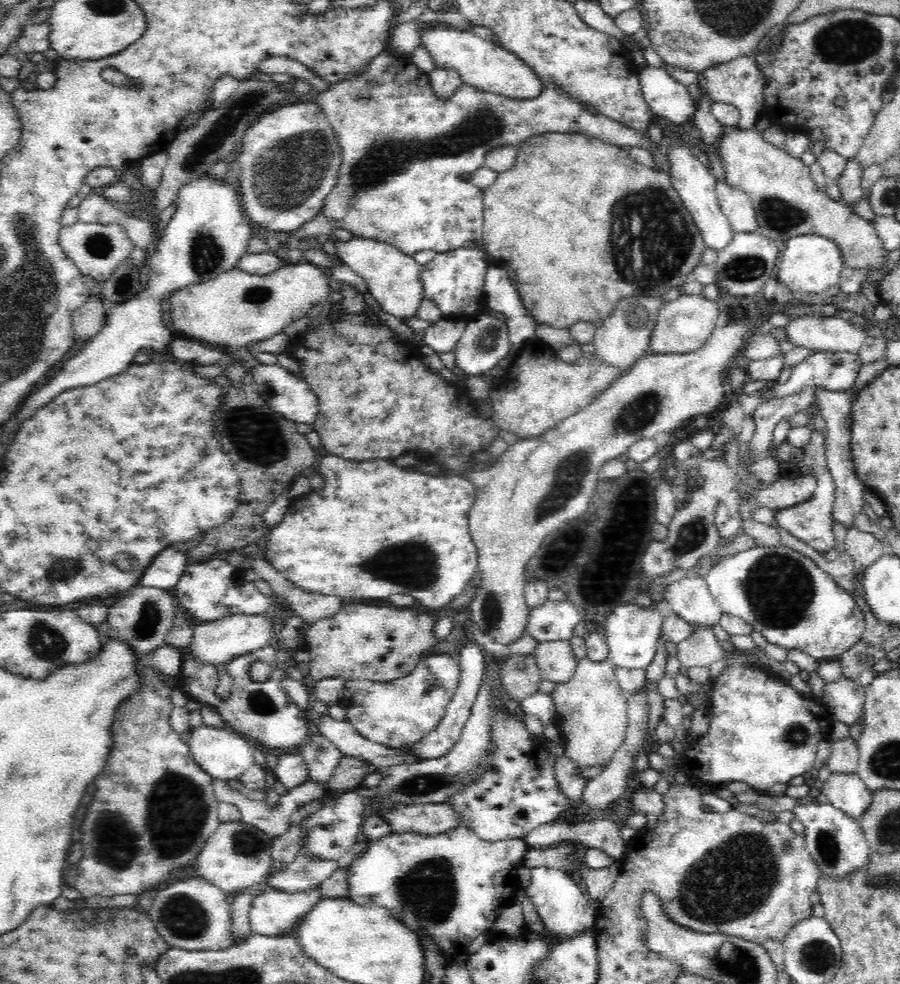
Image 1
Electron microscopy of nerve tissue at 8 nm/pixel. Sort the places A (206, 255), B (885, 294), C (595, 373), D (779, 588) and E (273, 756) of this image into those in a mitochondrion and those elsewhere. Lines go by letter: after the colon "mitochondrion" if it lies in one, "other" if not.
A: mitochondrion
B: other
C: other
D: mitochondrion
E: other

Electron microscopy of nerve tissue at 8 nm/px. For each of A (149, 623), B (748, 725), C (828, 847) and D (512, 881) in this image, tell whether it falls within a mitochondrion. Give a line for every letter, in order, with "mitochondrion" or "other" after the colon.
A: mitochondrion
B: other
C: mitochondrion
D: other

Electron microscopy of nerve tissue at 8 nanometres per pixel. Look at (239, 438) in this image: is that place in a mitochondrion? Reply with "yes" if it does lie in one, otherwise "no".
yes

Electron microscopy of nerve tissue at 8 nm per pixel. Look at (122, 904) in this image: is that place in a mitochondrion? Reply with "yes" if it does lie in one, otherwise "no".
no

